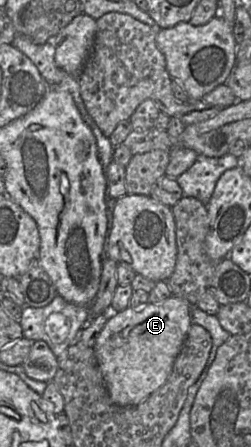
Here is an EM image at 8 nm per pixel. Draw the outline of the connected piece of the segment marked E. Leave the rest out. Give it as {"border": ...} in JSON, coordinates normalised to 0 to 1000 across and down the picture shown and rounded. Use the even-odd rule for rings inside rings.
{"border":[[[681,662],[633,680],[586,678],[558,691],[510,685],[482,698],[446,698],[371,779],[450,902],[490,911],[546,906],[657,859],[765,725],[765,687],[781,685],[761,685],[729,667]]]}

